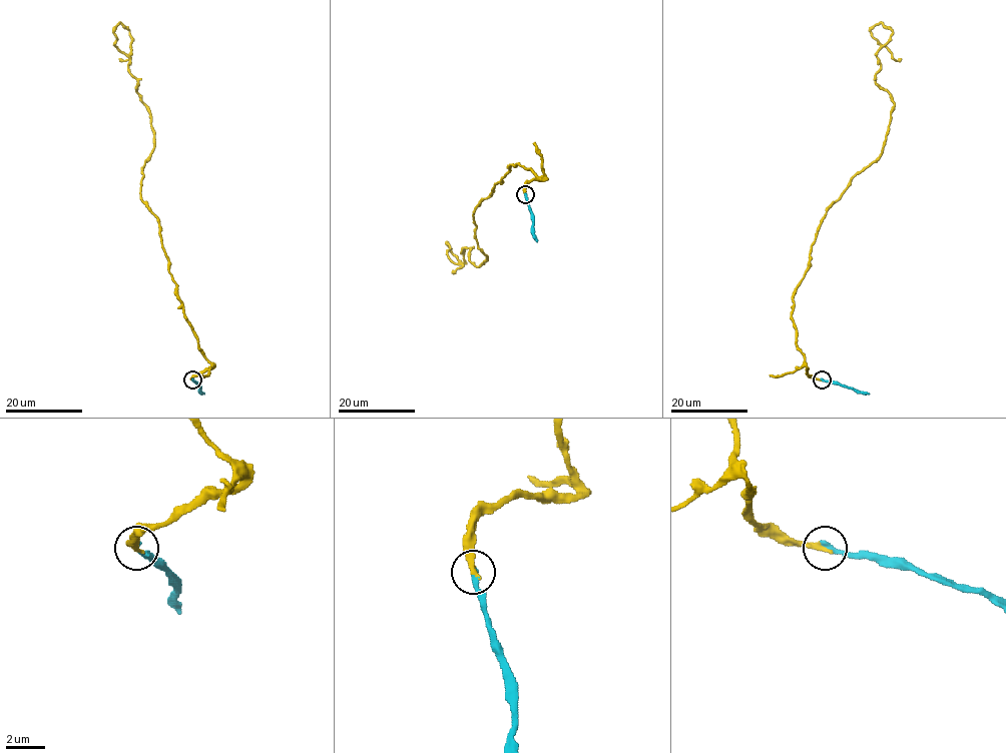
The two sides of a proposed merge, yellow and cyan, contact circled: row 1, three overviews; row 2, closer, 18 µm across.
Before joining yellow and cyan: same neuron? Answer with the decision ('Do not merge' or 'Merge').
Merge

